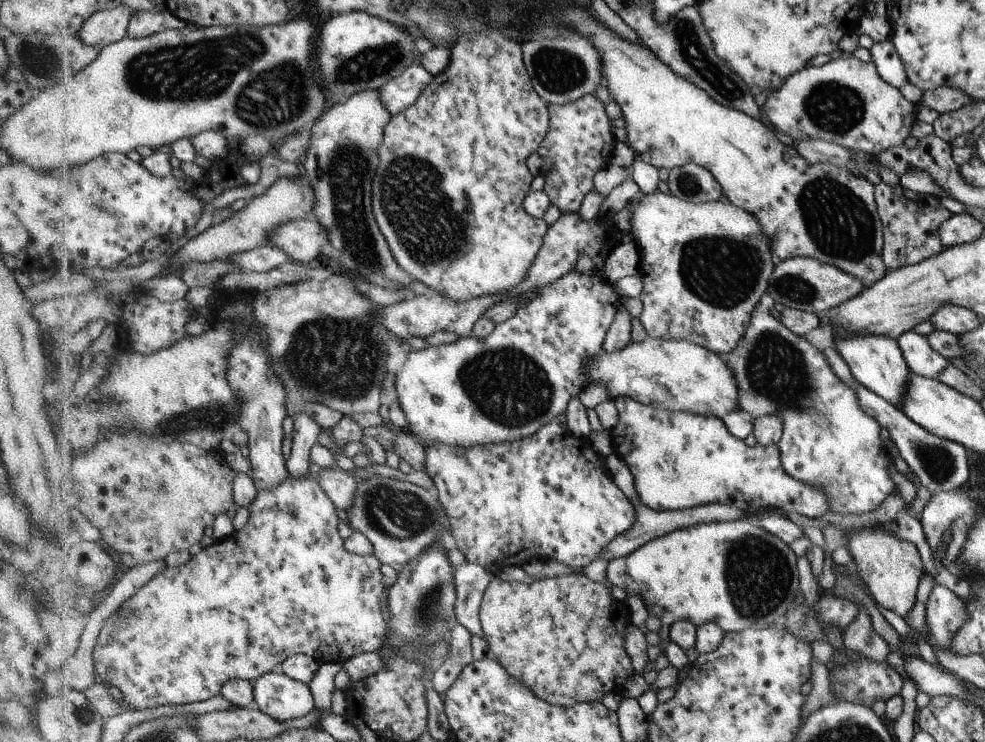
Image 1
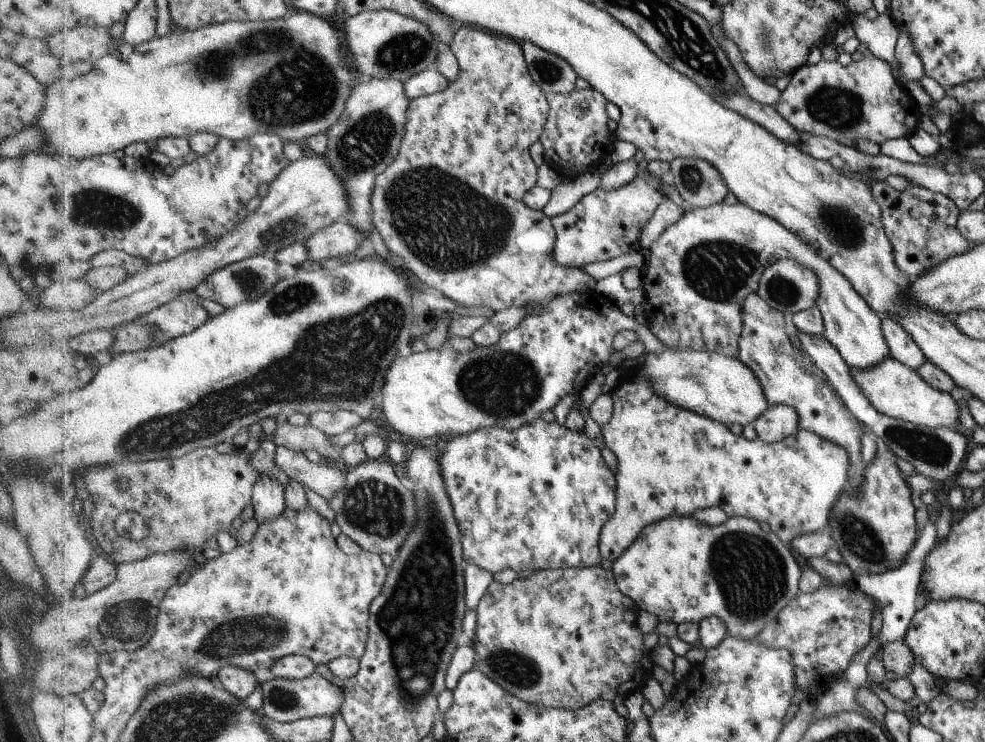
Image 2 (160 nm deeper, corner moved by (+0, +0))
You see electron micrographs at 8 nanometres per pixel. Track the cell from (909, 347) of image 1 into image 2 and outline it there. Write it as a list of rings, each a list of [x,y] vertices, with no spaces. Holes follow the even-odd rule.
[[[883,316],[882,329],[893,359],[899,360],[915,371],[928,361],[915,339],[898,321]]]

